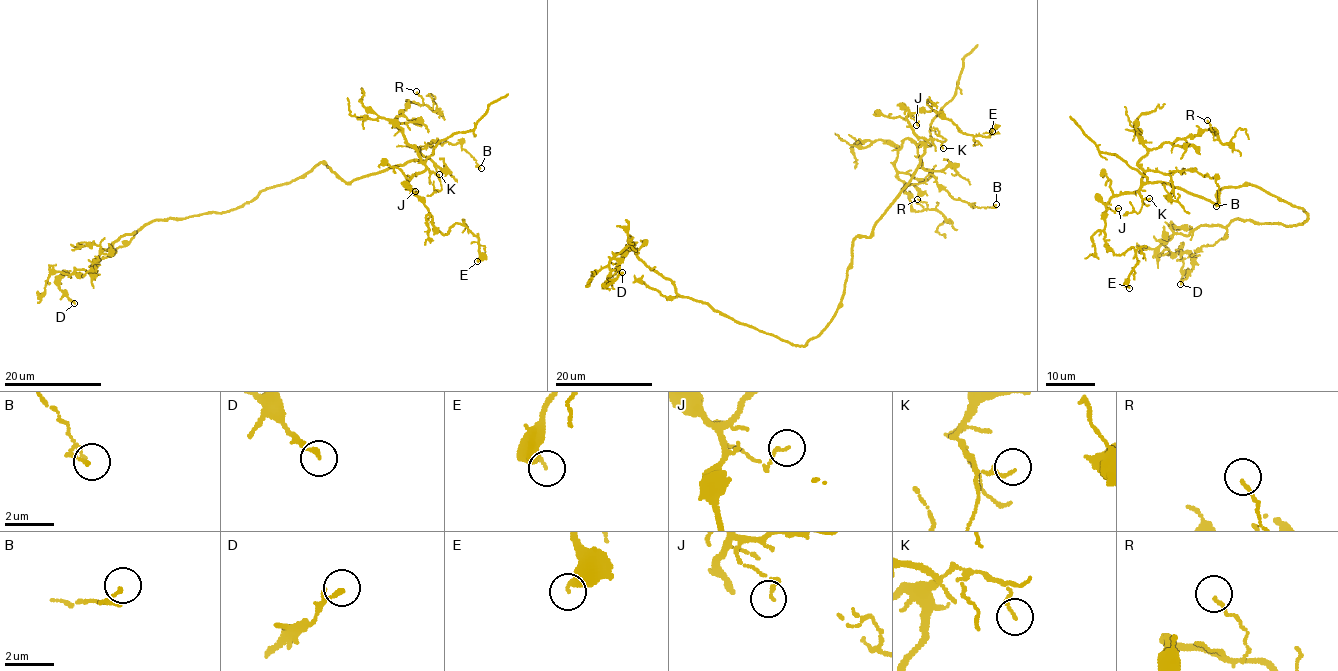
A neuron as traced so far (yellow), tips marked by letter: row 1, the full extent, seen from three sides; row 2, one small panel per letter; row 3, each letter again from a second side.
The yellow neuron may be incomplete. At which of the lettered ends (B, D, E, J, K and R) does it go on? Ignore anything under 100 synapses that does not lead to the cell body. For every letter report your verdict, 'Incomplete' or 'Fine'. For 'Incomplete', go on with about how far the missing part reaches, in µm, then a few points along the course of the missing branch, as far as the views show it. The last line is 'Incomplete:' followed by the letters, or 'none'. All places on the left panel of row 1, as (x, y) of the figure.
B: Fine
D: Fine
E: Fine
J: Fine
K: Fine
R: Fine
Incomplete: none

